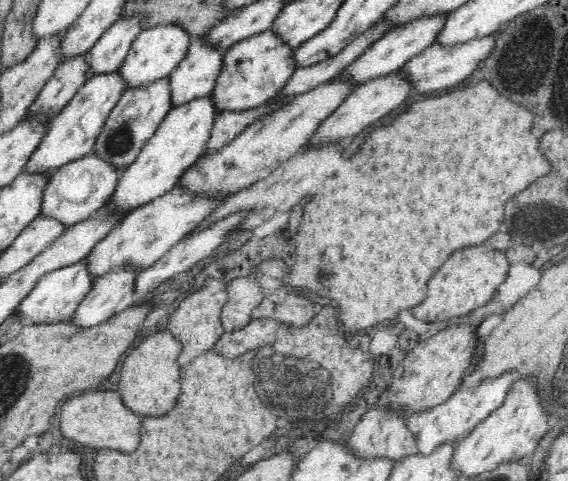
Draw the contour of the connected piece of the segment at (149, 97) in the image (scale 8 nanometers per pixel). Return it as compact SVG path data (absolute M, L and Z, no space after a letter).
M169 77L160 78L154 84L142 88L126 88L106 117L102 131L95 142L93 153L116 168L123 169L131 165L140 154L142 147L145 145L144 142L152 138L157 126L170 110L172 110L172 106Z

